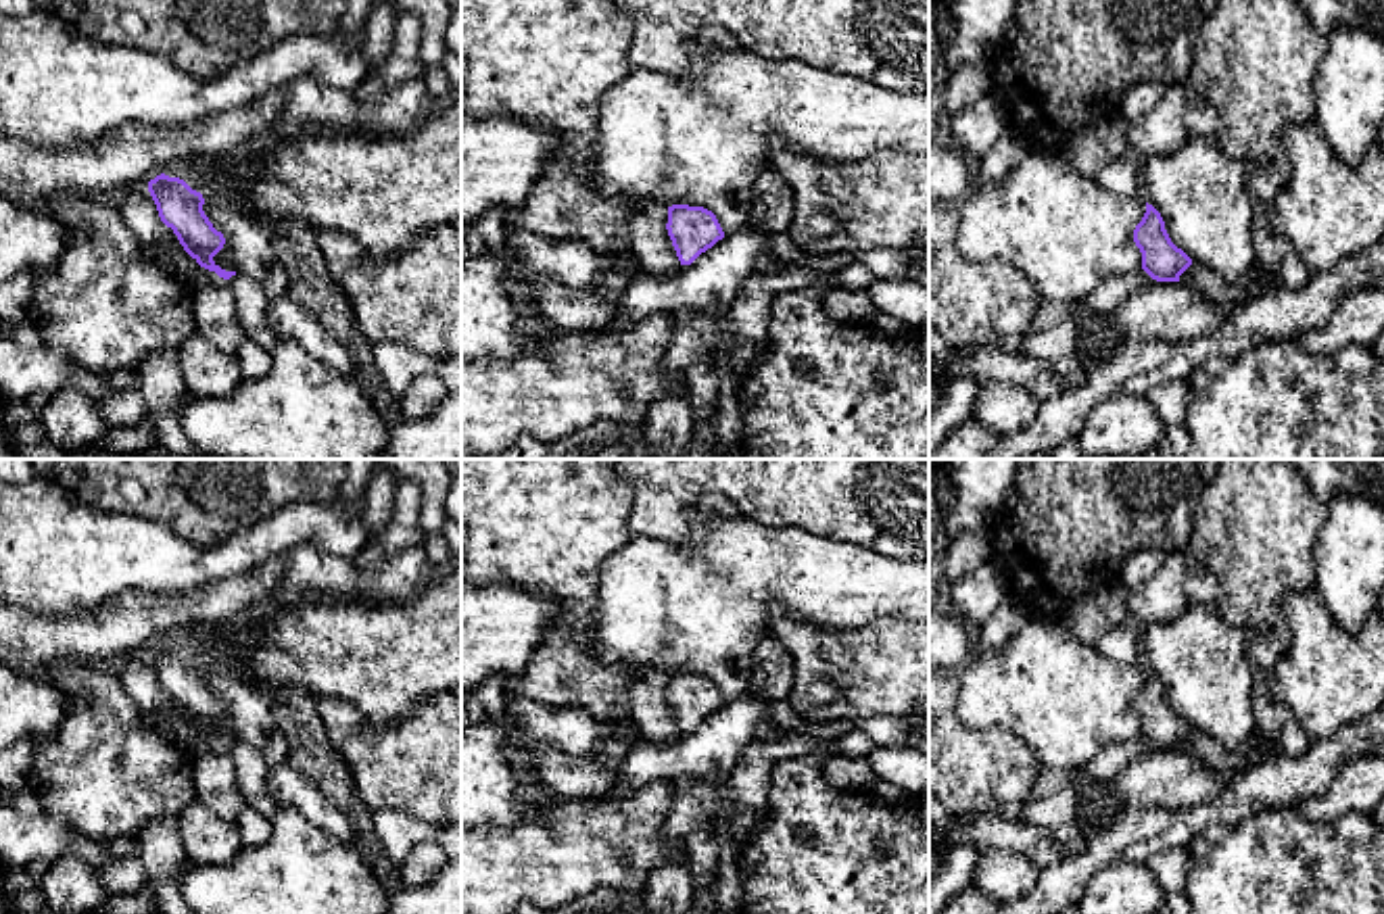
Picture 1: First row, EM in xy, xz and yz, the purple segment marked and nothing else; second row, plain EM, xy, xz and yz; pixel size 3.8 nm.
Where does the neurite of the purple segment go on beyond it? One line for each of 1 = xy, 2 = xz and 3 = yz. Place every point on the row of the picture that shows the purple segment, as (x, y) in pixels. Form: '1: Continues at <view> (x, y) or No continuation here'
1: No continuation here
2: No continuation here
3: No continuation here

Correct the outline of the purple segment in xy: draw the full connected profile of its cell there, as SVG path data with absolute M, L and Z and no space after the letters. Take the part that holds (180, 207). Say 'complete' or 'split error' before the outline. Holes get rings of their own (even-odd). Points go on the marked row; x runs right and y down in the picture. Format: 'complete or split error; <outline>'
complete; M165 173L148 182L161 221L173 230L184 250L205 269L230 280L236 271L221 269L213 257L223 248L225 238L213 227L202 211L205 198L184 179Z

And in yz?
complete; M1148 202L1134 230L1134 242L1142 252L1142 269L1156 282L1179 282L1192 265L1192 259L1171 242L1161 213Z

